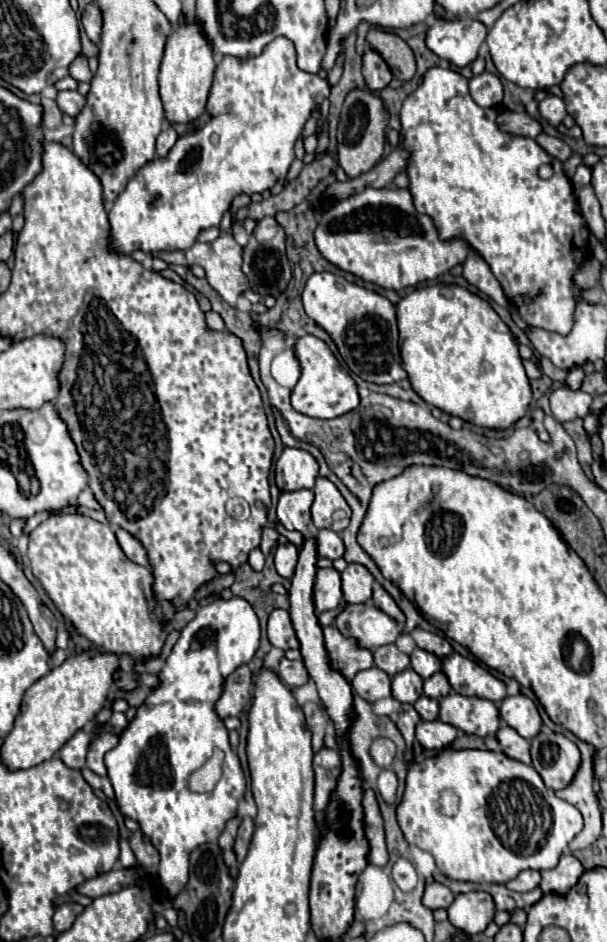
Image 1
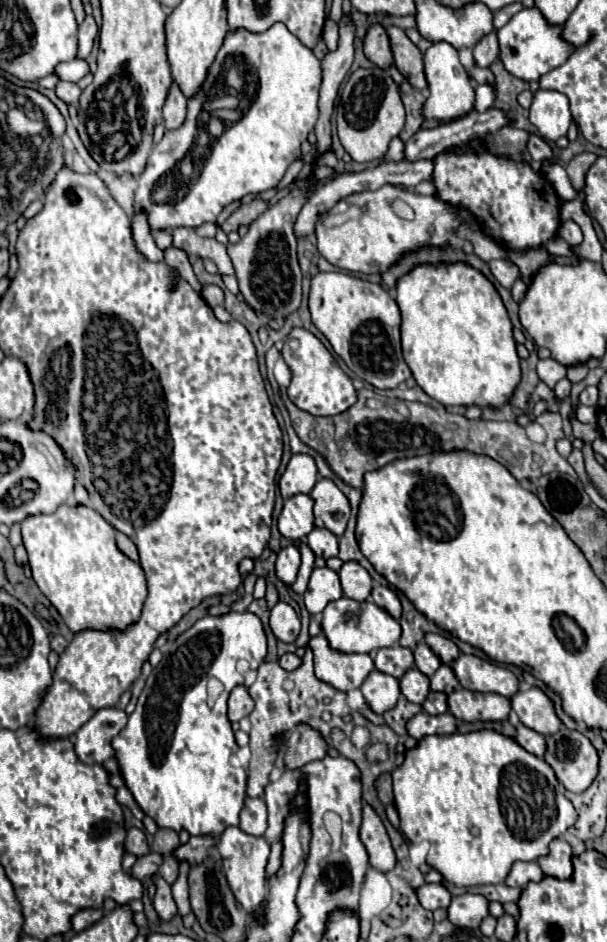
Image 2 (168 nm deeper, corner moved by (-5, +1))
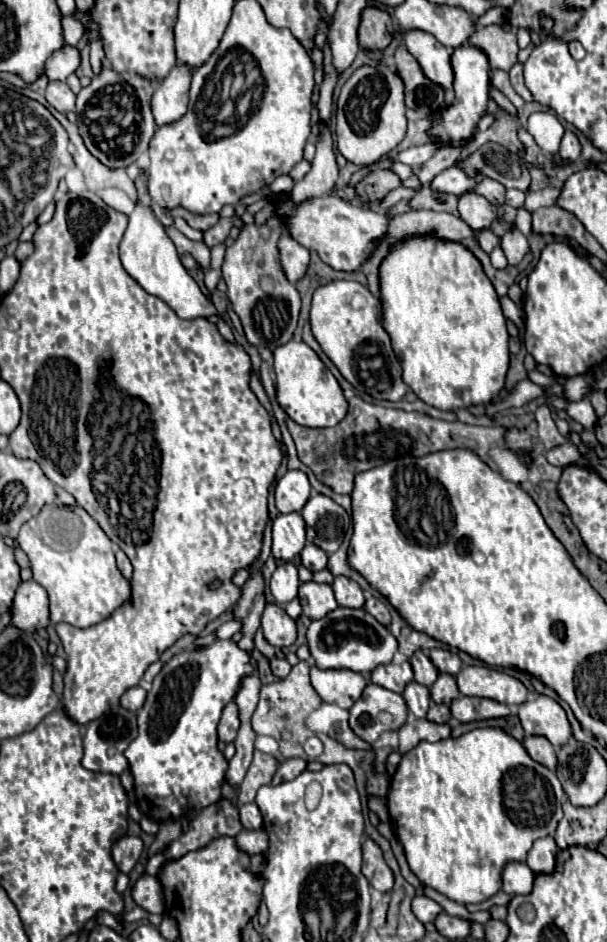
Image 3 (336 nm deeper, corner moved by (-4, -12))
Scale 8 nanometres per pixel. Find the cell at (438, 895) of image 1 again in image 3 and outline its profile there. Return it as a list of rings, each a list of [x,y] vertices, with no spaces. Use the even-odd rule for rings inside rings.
[[[415,896],[415,898],[413,898],[413,912],[415,912],[415,916],[417,916],[423,924],[435,922],[435,918],[439,916],[441,910],[443,910],[443,908],[441,908],[435,900],[431,900],[431,898],[427,898],[427,896]]]

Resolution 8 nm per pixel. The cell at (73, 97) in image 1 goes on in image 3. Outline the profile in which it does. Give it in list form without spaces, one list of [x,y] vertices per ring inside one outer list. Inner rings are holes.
[[[49,82],[47,90],[45,90],[45,98],[61,114],[75,110],[75,94],[71,92],[71,88],[65,82]]]

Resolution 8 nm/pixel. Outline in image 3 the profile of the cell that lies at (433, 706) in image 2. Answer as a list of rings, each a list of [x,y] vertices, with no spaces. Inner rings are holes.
[[[435,702],[431,704],[431,708],[427,712],[427,720],[435,722],[435,724],[445,724],[445,722],[449,722],[449,718],[451,718],[451,712],[445,704],[435,704]]]

